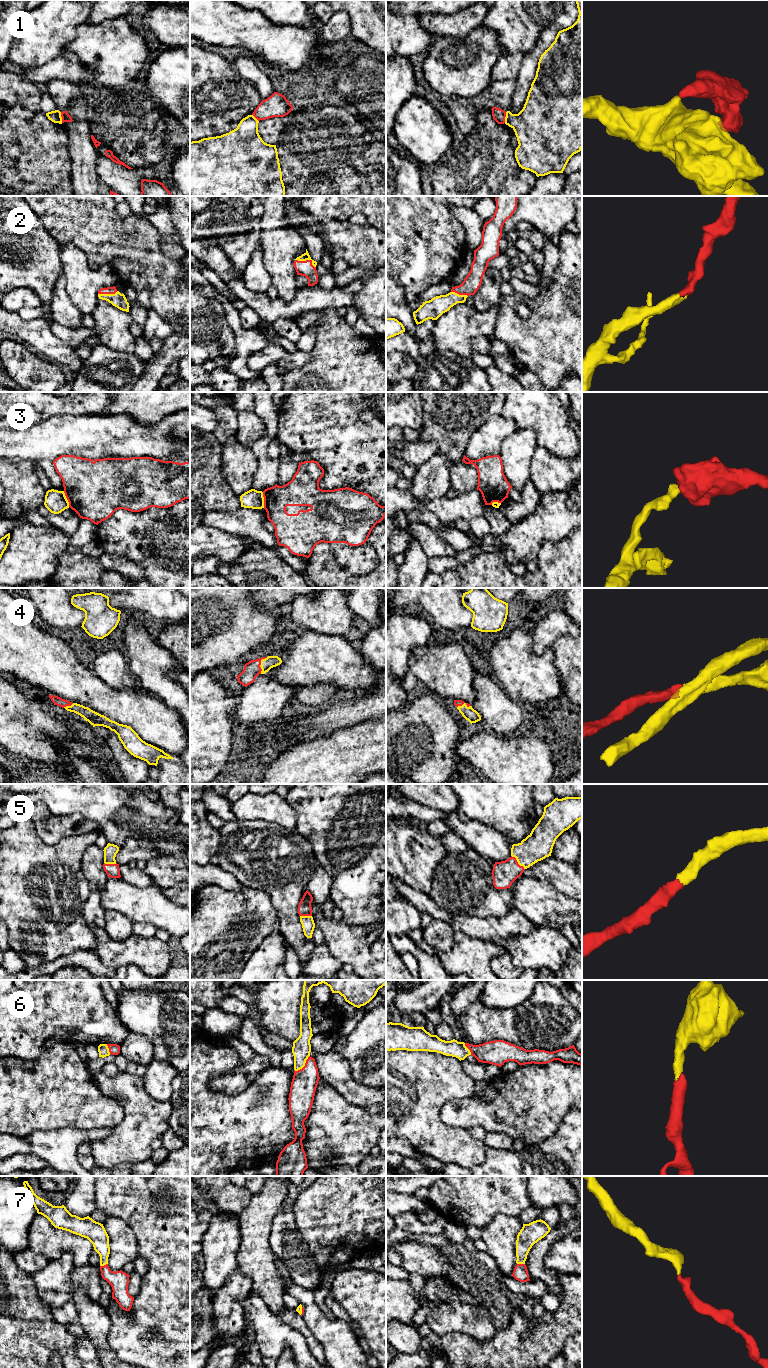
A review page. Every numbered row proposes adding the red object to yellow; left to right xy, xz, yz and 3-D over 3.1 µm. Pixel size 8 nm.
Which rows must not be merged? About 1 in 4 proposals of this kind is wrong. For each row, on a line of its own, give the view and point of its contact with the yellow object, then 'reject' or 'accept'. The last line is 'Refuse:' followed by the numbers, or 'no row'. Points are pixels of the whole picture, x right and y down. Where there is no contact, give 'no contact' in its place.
1: meets yellow in xy at (61, 117); reject
2: meets yellow in xz at (306, 259); accept
3: meets yellow in xy at (66, 499); reject
4: meets yellow in xz at (261, 664); accept
5: meets yellow in yz at (517, 861); accept
6: meets yellow in xz at (304, 1065); accept
7: meets yellow in xy at (103, 1265); accept
Refuse: 1, 3

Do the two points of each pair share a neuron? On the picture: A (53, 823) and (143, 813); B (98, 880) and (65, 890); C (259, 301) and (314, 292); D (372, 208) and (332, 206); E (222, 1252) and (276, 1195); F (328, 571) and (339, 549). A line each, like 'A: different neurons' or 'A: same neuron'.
A: different neurons
B: different neurons
C: same neuron
D: same neuron
E: different neurons
F: different neurons

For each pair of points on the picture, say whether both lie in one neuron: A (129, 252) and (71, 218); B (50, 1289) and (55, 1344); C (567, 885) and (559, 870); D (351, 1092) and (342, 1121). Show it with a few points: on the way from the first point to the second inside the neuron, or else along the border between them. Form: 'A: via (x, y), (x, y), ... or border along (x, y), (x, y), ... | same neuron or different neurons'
A: via (115, 240), (106, 238), (85, 218) | same neuron
B: border along (37, 1291), (37, 1296), (53, 1310) | different neurons
C: via (567, 881), (561, 874) | same neuron
D: border along (330, 1085), (347, 1100), (362, 1106), (368, 1113) | different neurons

